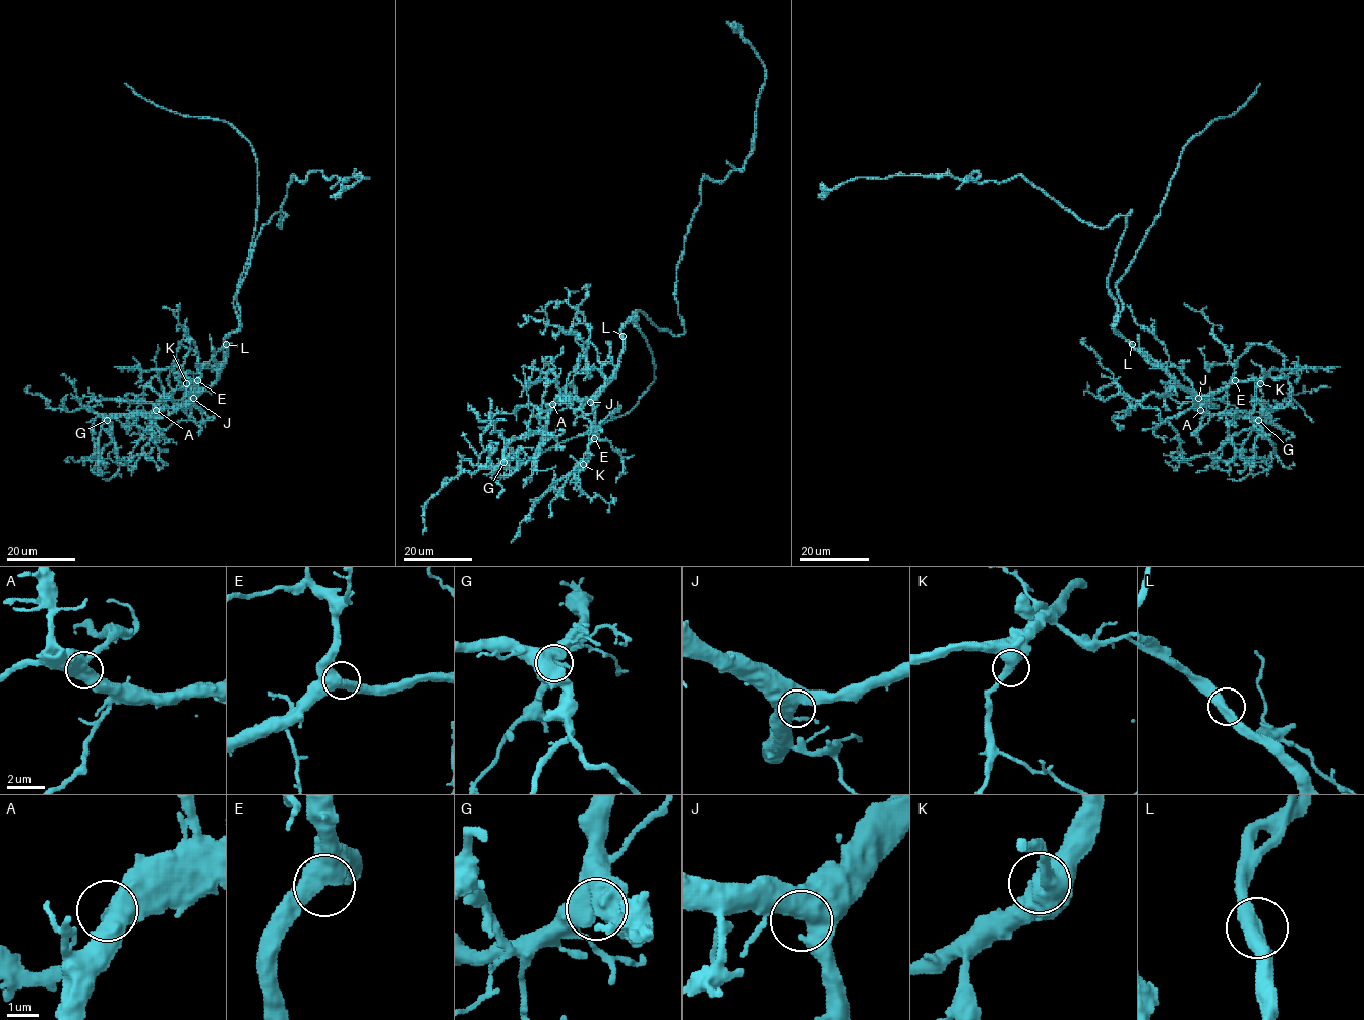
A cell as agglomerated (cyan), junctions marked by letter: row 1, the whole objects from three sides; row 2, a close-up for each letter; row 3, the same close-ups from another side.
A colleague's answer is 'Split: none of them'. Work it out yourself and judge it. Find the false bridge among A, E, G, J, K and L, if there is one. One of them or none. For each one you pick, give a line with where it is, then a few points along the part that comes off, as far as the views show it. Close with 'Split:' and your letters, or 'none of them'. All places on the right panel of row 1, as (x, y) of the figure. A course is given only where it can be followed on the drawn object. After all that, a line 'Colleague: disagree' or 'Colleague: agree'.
Split: none of them
Colleague: agree

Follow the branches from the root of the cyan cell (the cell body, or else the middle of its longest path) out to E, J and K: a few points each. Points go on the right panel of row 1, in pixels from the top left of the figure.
E: (1117, 248), (1108, 278), (1117, 308), (1114, 328), (1150, 362), (1199, 395), (1219, 393), (1235, 380)
J: (1117, 248), (1108, 278), (1108, 288), (1117, 308), (1114, 328), (1150, 362), (1162, 365), (1185, 390), (1198, 398)
K: (1117, 248), (1108, 278), (1117, 308), (1116, 331), (1181, 385), (1199, 395), (1219, 393), (1231, 381), (1260, 383)

